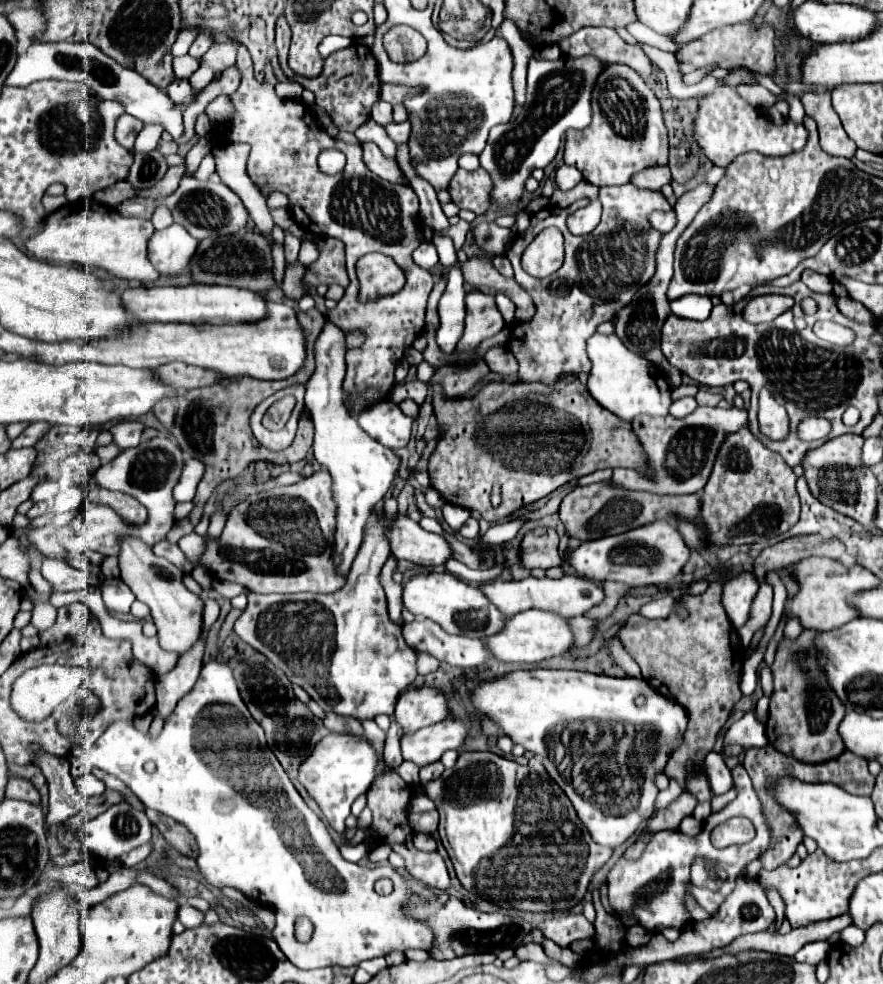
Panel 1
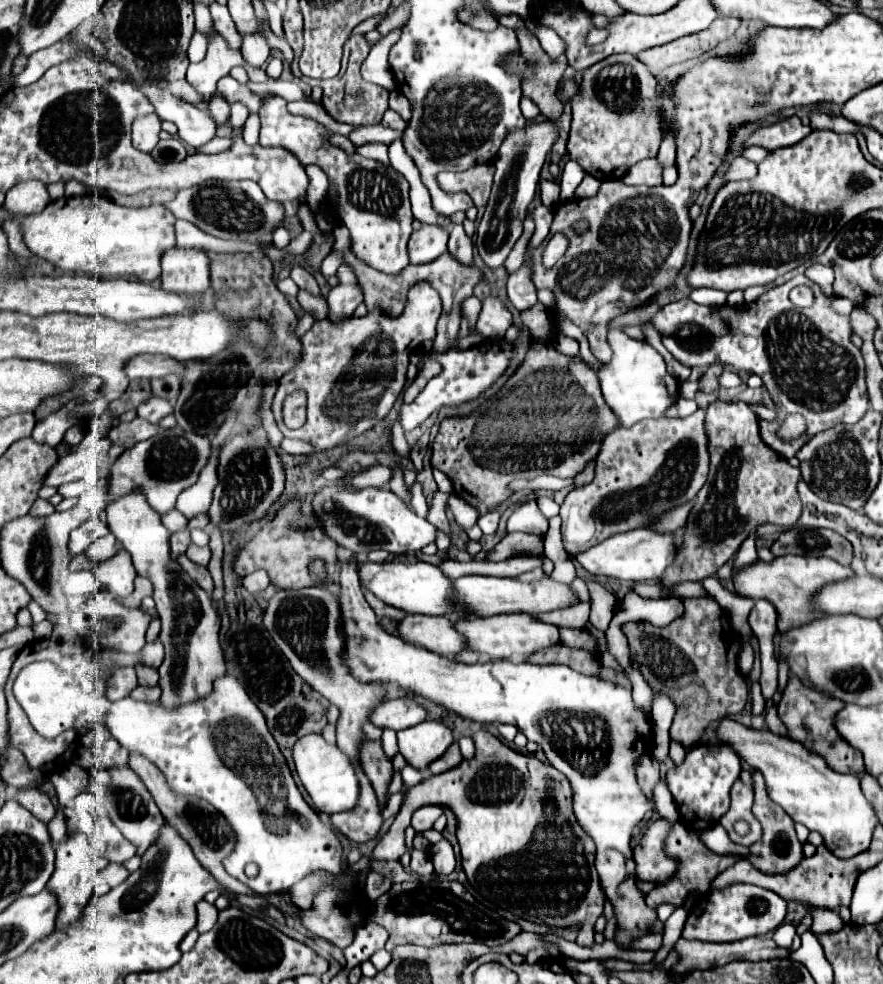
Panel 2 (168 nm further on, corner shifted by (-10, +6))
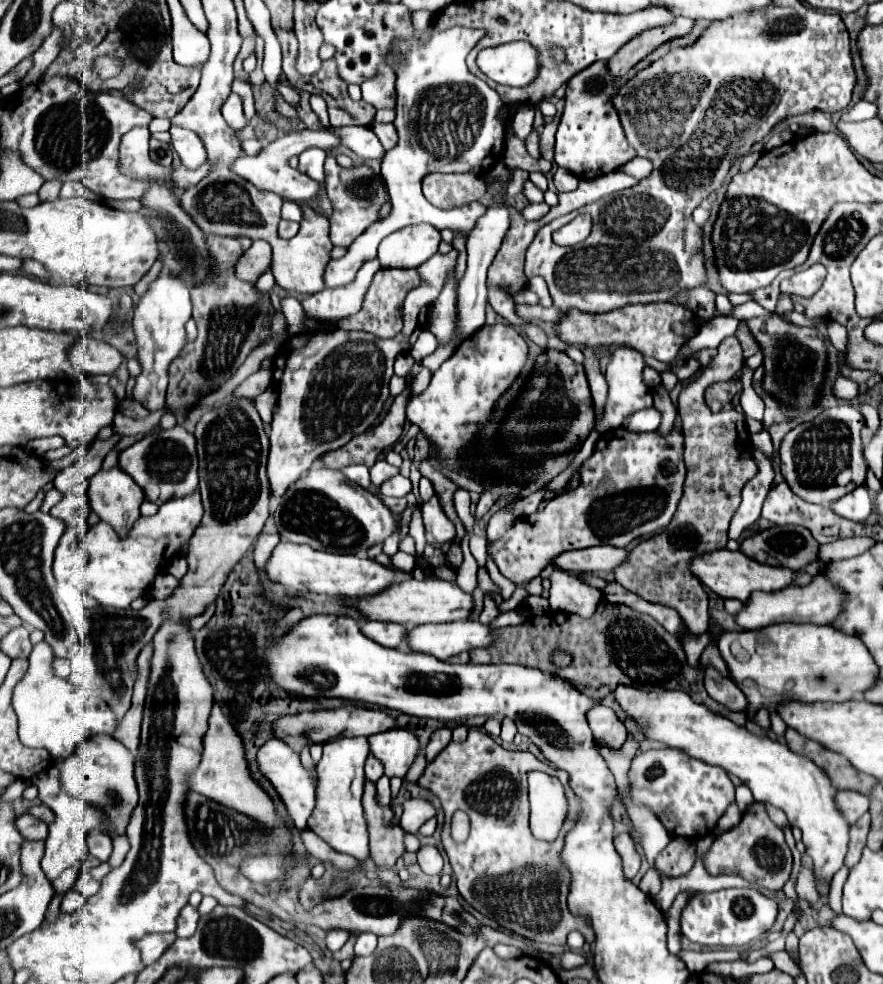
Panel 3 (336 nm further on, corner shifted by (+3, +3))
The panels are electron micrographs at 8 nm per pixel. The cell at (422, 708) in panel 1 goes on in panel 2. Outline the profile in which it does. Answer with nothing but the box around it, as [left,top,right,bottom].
[369,698,427,730]

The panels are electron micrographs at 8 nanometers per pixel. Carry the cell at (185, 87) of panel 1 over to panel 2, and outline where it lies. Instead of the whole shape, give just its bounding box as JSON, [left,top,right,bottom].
[187,28,263,108]

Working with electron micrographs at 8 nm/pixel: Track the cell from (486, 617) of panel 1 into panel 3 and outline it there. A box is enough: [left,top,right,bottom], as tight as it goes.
[266,541,412,599]

